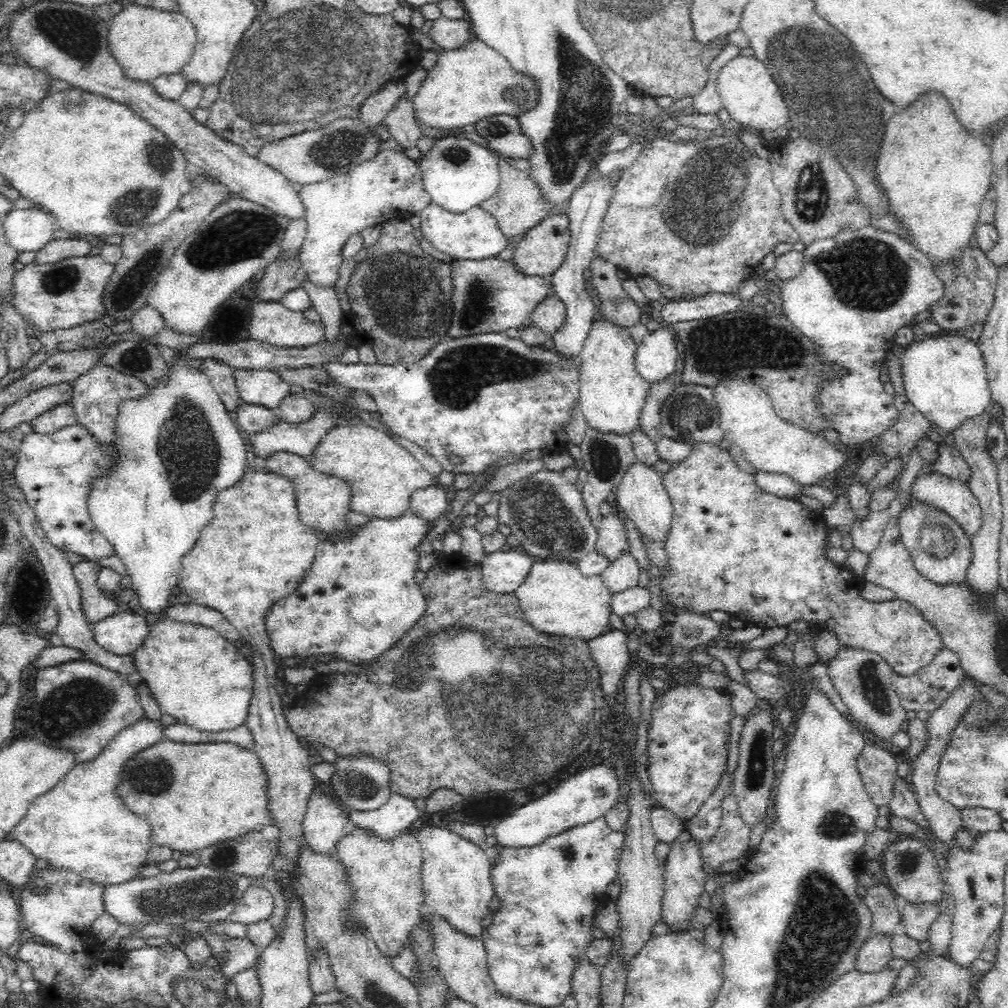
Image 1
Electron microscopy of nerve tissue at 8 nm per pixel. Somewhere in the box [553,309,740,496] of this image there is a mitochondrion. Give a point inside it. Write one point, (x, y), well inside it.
(692, 412)

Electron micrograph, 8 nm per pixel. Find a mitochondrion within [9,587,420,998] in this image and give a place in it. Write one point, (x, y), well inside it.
(72, 707)

